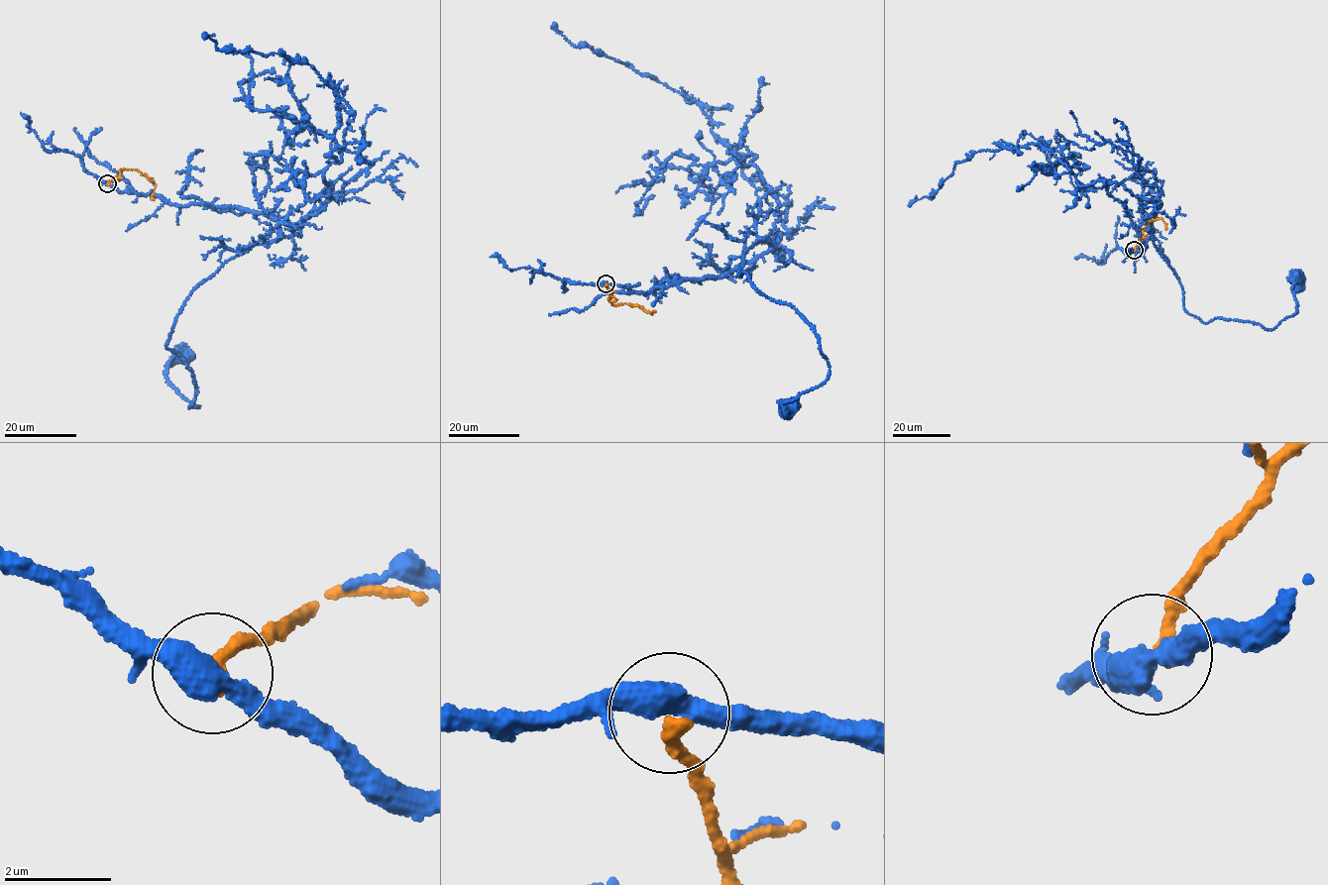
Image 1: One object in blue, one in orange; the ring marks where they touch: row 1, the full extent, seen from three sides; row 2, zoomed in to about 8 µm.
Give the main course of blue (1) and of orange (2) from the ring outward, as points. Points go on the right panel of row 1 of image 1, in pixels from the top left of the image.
1: (1134, 250), (1152, 236), (1157, 201), (1148, 227), (1184, 308), (1205, 323), (1272, 329), (1297, 311), (1296, 278)
2: (1134, 250), (1148, 220), (1160, 218), (1166, 228)

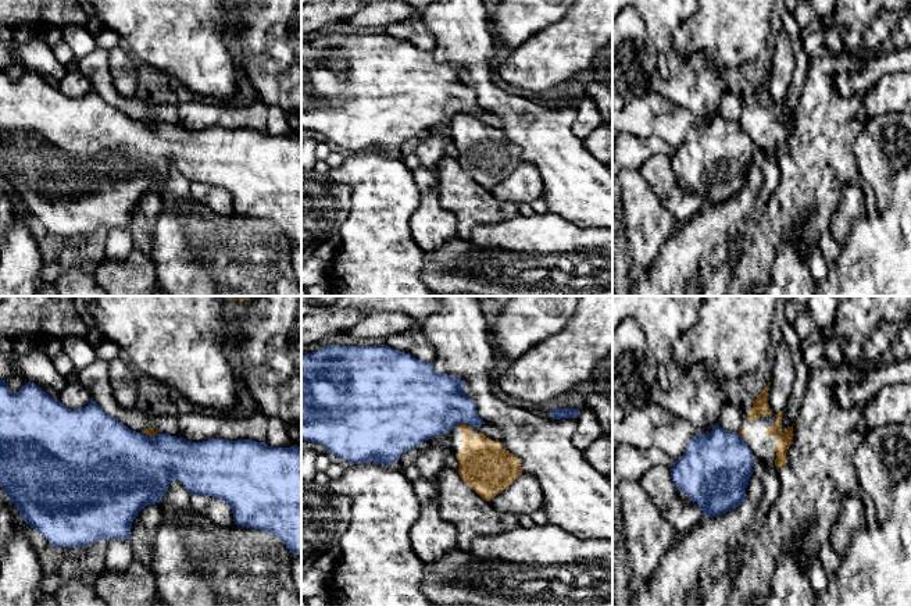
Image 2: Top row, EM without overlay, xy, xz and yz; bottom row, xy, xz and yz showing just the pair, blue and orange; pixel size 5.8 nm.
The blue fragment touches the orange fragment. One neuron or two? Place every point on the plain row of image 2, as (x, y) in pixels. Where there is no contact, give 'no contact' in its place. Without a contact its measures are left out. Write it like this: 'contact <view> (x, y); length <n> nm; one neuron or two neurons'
contact xz (464, 111); length 110 nm; two neurons

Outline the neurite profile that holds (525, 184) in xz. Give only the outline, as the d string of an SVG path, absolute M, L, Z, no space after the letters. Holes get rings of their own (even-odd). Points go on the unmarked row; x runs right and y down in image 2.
M522 161L507 178L490 188L492 195L514 204L532 204L543 197L543 178L539 168Z

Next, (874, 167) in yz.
M887 113L867 121L853 140L860 177L875 193L878 211L886 210L890 178L911 163L911 114Z

